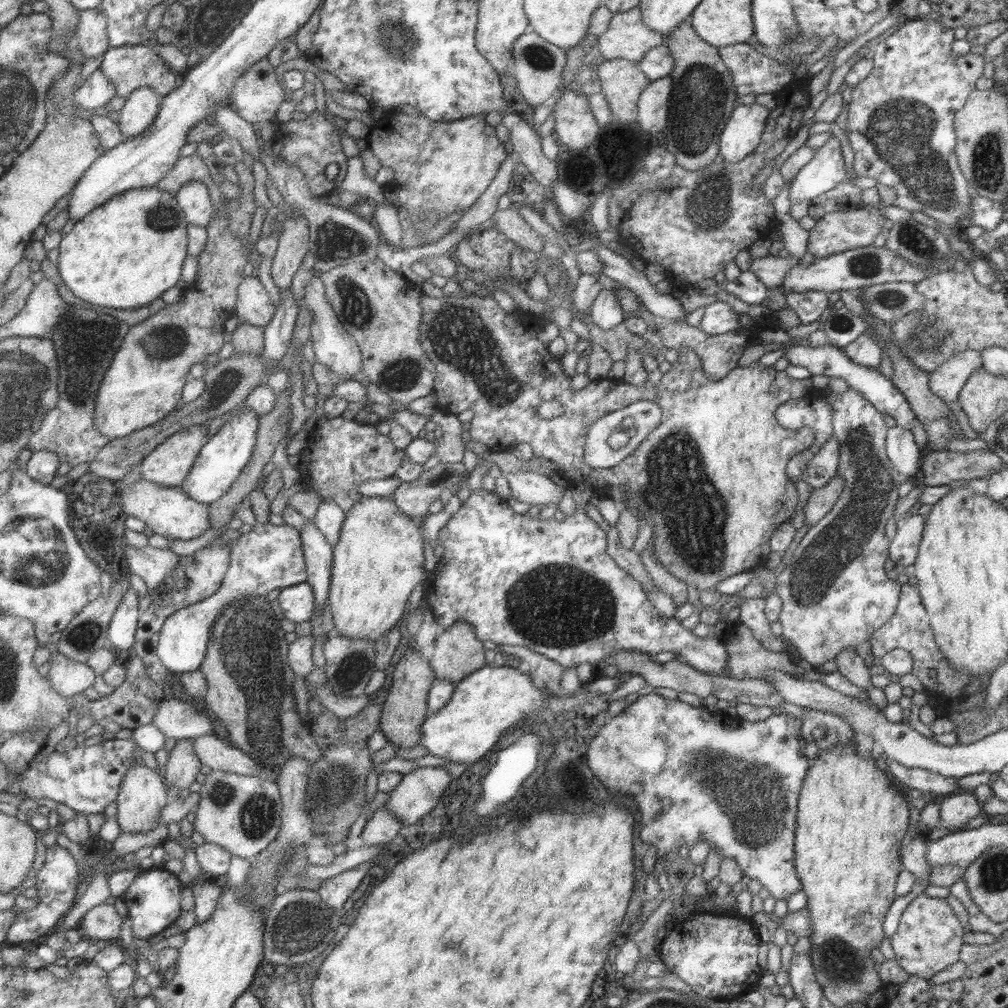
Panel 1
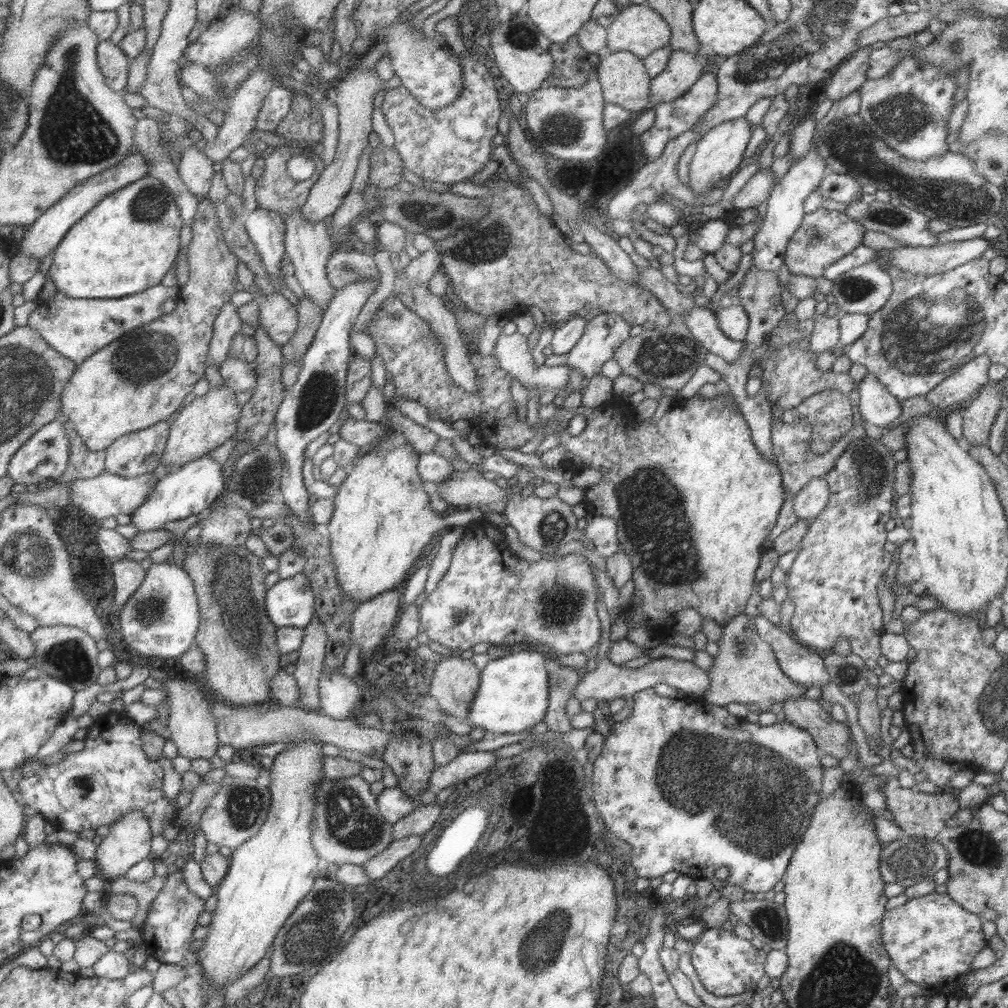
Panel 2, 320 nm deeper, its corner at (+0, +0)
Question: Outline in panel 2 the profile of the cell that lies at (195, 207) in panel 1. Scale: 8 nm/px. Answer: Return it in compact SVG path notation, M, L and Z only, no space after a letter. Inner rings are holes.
M187 144L187 148L181 154L178 169L187 187L200 199L210 196L213 187L214 160L199 148Z

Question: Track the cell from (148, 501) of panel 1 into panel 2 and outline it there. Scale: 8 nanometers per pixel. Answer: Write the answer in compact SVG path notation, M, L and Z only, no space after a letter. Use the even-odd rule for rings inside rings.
M105 472L93 479L72 481L70 483L72 496L70 502L75 507L82 509L87 518L98 522L105 520L105 518L111 518L111 516L115 518L121 513L131 516L133 511L136 511L136 508L140 507L148 499L153 489L157 488L159 481L161 479L155 475L155 472L149 472L143 474L143 477L133 479Z

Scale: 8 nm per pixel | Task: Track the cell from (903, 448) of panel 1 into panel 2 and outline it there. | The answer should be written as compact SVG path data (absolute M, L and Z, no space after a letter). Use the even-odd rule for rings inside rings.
M865 373L858 383L857 409L864 422L885 429L895 418L899 418L902 408L900 403L881 384L874 374Z

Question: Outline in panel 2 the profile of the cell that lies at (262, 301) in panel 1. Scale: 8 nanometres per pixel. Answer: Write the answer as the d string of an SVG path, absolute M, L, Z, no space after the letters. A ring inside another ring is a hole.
M279 292L258 301L258 317L261 328L279 347L296 333L299 321L296 309Z

